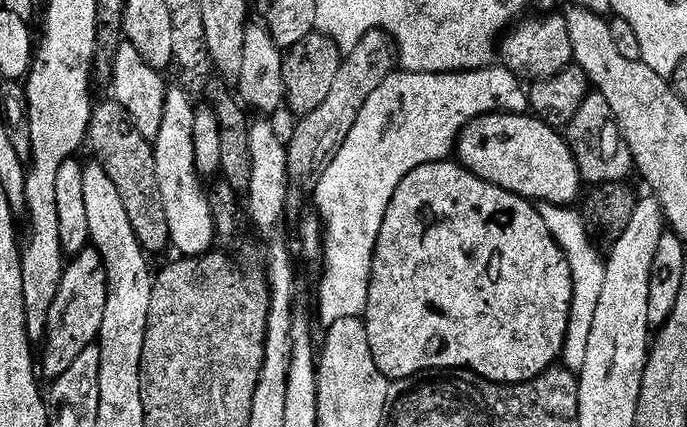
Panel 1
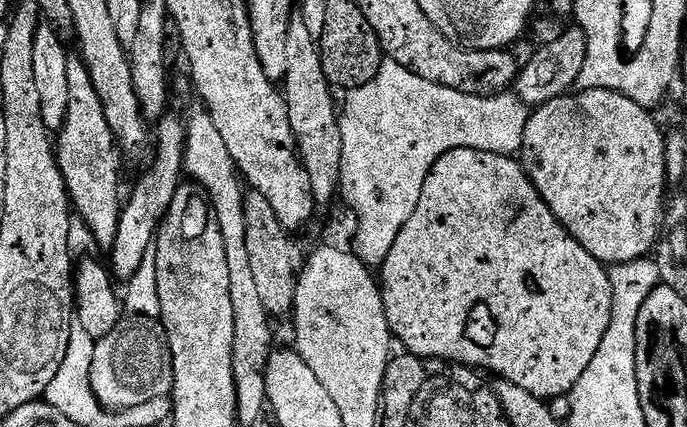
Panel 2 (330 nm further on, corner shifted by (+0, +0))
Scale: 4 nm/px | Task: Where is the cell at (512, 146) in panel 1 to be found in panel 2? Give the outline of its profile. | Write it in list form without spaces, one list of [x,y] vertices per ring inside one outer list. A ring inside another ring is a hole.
[[[586,88],[547,100],[528,117],[522,149],[526,174],[564,229],[605,266],[645,259],[664,224],[664,187],[670,184],[666,139],[652,115],[622,94]]]

